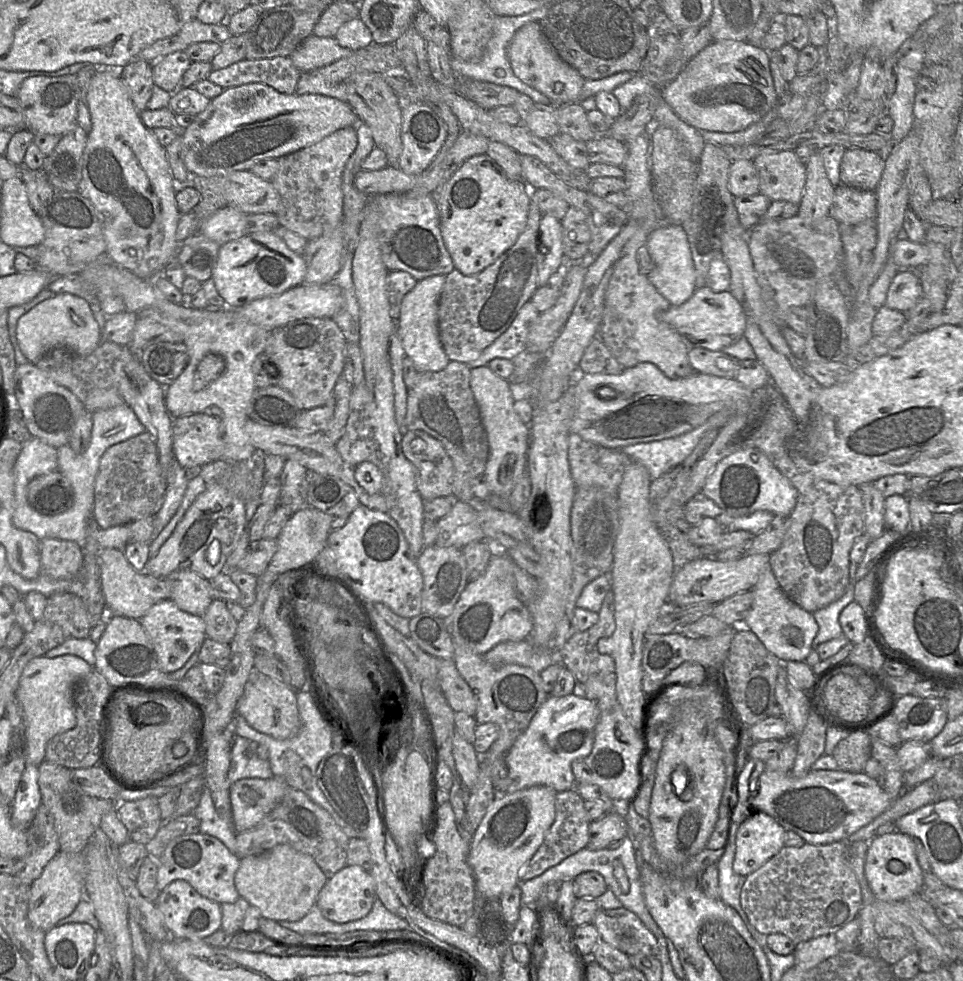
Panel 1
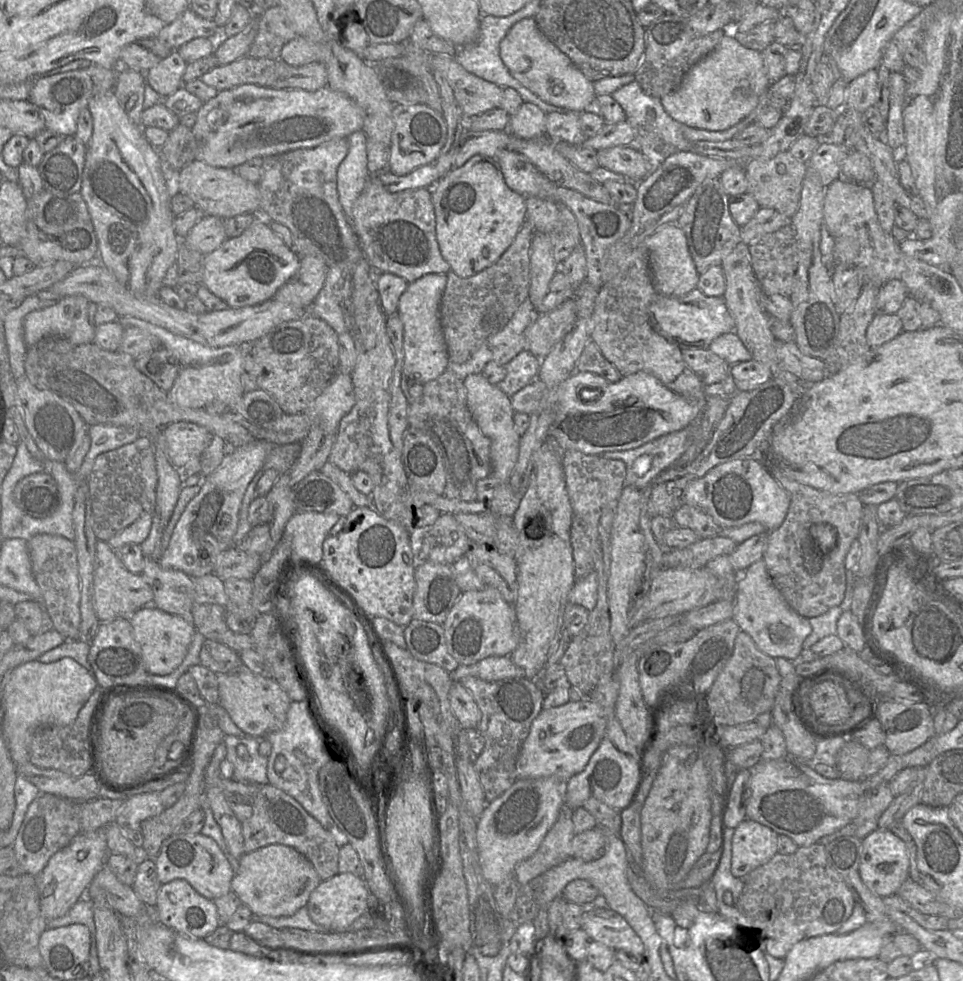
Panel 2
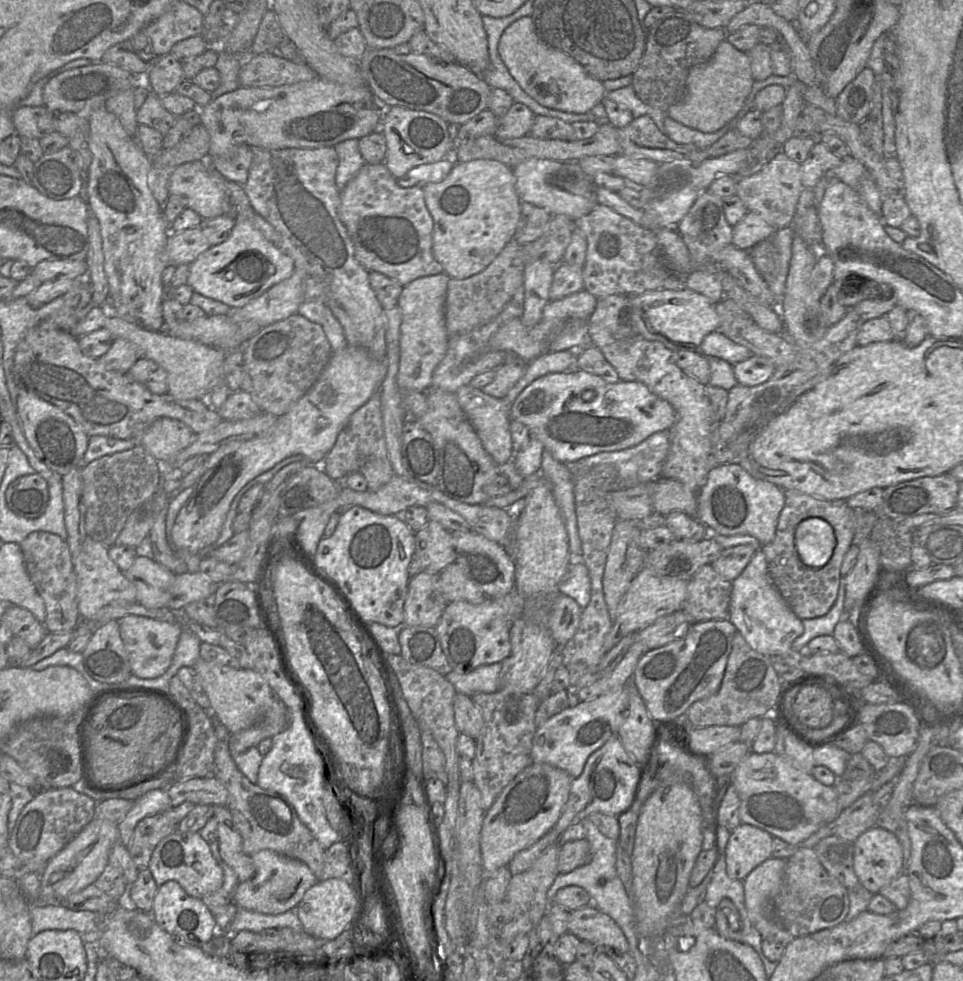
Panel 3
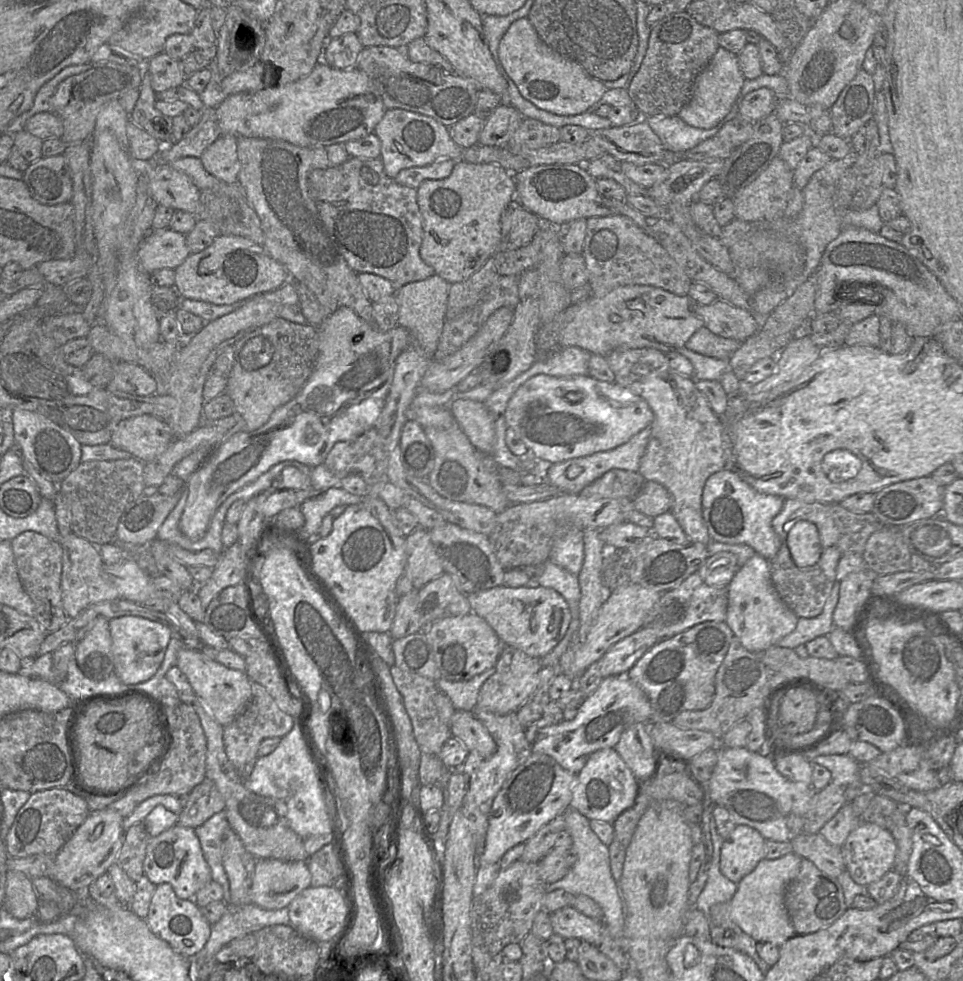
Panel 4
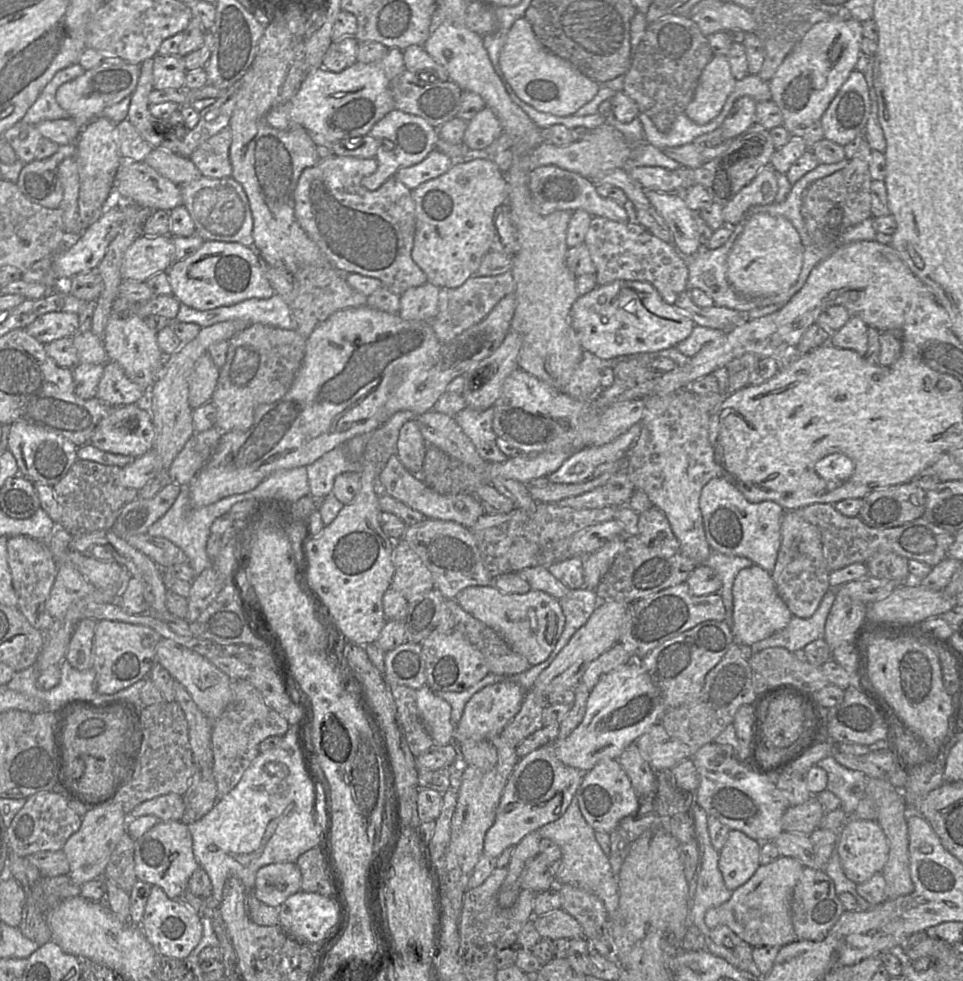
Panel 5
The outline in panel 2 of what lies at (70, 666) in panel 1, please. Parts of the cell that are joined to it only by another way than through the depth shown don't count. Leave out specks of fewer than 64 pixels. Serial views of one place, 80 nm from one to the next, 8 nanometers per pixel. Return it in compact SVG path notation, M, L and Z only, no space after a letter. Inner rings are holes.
M72 658L52 663L31 661L14 668L5 676L1 725L11 758L16 765L29 762L29 744L38 728L73 723L98 685L94 675Z

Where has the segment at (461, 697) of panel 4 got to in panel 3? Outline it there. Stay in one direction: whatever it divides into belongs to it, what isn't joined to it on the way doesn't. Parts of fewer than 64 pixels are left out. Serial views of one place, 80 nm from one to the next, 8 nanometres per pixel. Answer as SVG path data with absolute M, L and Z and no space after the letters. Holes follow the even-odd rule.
M502 662L482 665L467 673L452 671L445 677L454 686L456 693L472 697L475 693L491 693L499 690L499 674Z

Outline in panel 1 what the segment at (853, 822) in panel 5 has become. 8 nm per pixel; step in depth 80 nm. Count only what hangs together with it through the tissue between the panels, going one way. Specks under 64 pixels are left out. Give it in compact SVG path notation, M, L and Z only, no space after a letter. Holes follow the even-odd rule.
M901 831L874 836L868 842L864 873L874 897L878 900L903 902L912 895L919 895L924 885L924 876L917 859L916 840Z

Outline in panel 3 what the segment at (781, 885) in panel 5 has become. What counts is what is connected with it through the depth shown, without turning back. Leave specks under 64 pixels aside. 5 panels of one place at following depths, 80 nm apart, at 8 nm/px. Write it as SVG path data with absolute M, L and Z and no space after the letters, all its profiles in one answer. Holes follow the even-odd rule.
M771 857L754 868L743 879L743 884L749 920L762 939L788 944L794 937L781 926L768 908L779 891L785 865L786 859Z

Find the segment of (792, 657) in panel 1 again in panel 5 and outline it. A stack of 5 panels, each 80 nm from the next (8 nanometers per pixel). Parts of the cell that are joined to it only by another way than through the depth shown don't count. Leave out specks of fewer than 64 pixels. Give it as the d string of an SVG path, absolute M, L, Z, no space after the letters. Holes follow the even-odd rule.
M754 564L742 569L733 583L733 619L731 631L738 644L752 644L785 628L794 616L779 596L771 574Z

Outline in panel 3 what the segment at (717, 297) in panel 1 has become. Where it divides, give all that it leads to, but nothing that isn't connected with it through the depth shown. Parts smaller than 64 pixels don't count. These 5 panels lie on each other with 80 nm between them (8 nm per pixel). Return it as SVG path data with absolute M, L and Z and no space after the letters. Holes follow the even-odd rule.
M688 288L646 291L633 295L630 300L630 319L634 329L642 337L659 341L675 352L681 349L699 350L704 337L717 331L720 326L716 304Z

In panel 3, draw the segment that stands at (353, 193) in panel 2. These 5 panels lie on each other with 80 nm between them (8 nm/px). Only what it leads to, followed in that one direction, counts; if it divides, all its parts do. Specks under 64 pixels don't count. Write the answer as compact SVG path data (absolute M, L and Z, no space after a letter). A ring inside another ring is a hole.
M348 139L333 146L339 158L335 177L339 190L342 190L366 164L359 151L358 142L358 139Z

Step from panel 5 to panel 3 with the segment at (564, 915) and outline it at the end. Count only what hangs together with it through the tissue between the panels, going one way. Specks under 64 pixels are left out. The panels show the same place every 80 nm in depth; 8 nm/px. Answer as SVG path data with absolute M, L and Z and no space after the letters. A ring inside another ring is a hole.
M593 904L572 910L569 916L568 932L597 947L613 947L621 952L628 952L627 939L608 915L602 913Z

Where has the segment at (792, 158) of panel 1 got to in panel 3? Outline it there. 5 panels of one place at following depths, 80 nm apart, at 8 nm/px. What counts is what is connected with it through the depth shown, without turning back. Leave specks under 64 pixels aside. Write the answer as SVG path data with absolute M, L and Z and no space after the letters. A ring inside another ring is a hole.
M780 151L759 172L738 180L736 195L743 201L749 212L759 213L777 229L789 227L803 189L801 174L801 164Z

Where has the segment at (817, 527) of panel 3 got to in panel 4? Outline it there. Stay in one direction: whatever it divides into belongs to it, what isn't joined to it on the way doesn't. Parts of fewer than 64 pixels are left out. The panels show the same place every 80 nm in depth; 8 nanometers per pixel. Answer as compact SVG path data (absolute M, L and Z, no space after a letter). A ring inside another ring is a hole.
M807 520L797 522L788 534L788 547L798 567L816 564L823 552L817 526Z

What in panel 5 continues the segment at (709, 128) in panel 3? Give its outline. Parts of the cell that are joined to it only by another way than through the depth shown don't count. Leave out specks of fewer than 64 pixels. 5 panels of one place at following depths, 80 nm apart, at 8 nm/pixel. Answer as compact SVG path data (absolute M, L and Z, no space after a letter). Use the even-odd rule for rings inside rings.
M714 56L703 69L685 114L697 124L708 123L720 113L735 82L726 56Z

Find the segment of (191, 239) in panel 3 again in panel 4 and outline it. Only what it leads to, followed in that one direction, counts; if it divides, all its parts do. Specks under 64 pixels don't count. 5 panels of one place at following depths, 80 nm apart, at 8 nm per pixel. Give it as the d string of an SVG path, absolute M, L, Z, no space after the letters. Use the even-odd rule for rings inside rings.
M171 228L150 231L143 238L137 252L141 268L150 275L160 269L175 269L189 255L185 235Z

